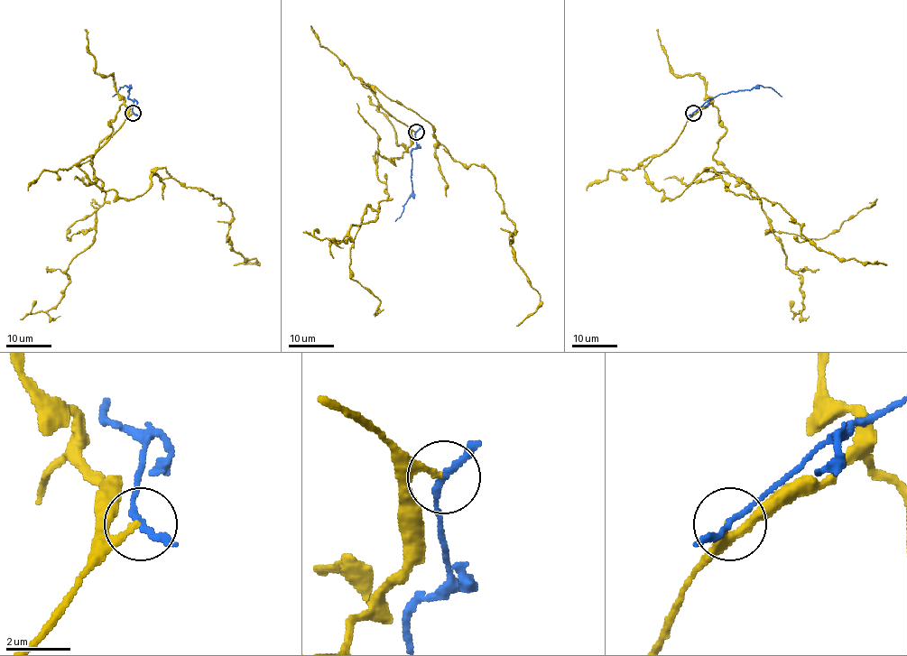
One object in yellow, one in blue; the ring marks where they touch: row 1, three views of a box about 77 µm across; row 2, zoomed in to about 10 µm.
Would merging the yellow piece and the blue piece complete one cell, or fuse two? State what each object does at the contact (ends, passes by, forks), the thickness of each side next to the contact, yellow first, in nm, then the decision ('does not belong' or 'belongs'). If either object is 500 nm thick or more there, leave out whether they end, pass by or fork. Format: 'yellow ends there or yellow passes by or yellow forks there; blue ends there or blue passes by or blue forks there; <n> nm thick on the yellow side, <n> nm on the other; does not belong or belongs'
yellow ends there; blue passes by; 150 nm thick on the yellow side, 170 nm on the other; does not belong

